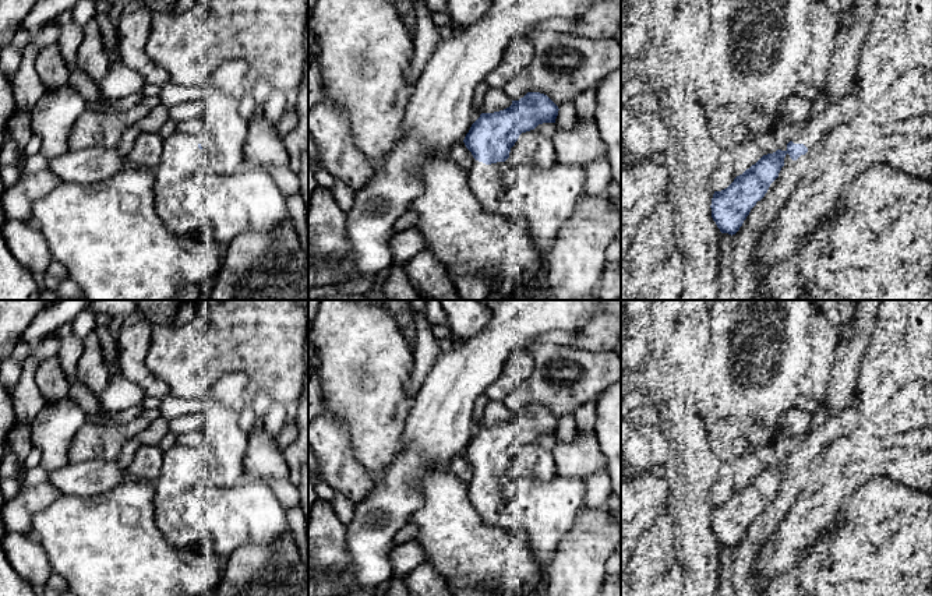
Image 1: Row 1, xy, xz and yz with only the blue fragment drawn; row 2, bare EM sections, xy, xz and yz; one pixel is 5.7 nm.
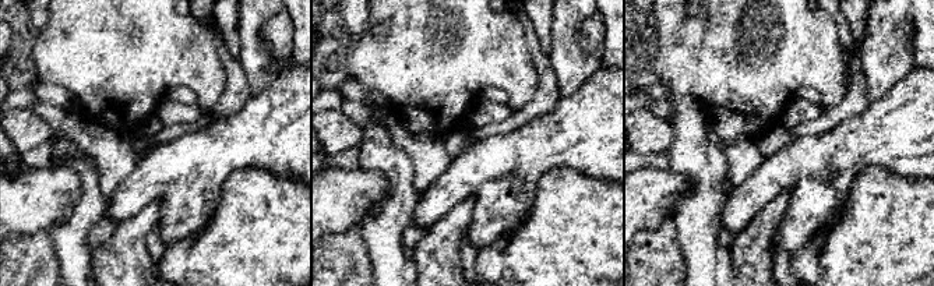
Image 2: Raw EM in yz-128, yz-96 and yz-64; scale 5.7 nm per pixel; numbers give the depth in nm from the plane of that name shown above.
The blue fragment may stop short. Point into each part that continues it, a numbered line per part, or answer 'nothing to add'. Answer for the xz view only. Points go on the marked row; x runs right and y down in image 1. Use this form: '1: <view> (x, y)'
1: xz (546, 198)

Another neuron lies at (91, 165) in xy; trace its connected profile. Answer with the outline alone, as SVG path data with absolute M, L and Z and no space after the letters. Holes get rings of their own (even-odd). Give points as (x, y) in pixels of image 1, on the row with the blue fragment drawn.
M91 147L80 151L68 149L47 166L60 181L95 184L105 181L124 169L124 161L116 149Z

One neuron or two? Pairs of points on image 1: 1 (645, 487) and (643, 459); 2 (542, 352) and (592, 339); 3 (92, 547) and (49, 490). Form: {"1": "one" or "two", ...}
{"1": "two", "2": "two", "3": "two"}

